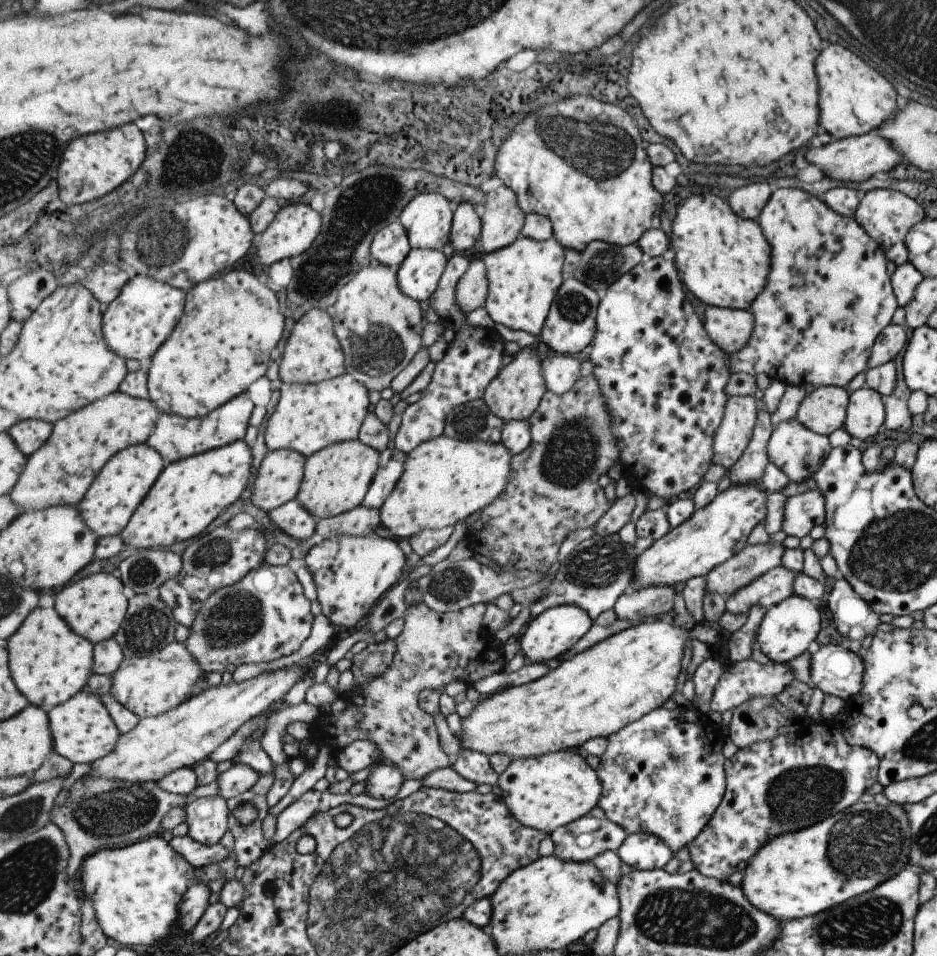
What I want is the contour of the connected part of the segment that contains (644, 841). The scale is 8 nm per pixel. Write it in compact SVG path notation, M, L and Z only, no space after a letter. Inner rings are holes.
M649 832L629 834L617 852L623 863L643 871L662 869L672 858L672 850Z

